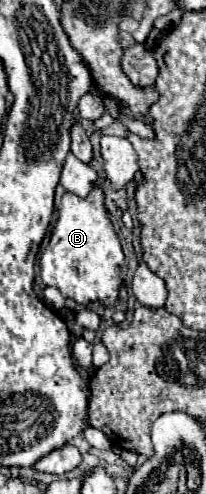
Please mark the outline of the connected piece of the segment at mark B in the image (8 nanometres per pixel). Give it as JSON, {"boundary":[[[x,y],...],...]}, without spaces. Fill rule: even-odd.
{"boundary":[[[95,187],[85,199],[73,193],[63,195],[49,243],[39,255],[39,267],[43,283],[57,287],[63,297],[71,297],[81,305],[101,301],[105,307],[113,307],[117,303],[127,275],[127,261],[111,225],[109,211],[105,209],[105,193],[101,187]]]}

